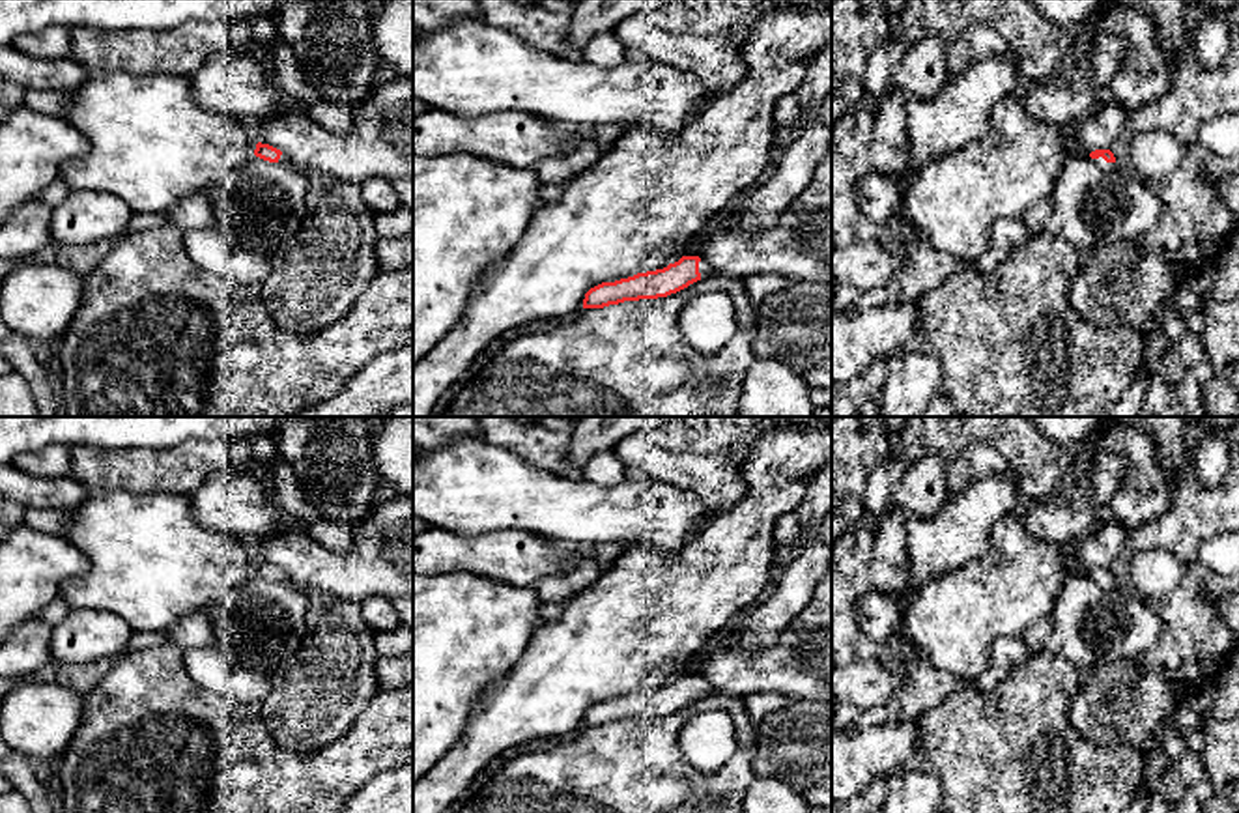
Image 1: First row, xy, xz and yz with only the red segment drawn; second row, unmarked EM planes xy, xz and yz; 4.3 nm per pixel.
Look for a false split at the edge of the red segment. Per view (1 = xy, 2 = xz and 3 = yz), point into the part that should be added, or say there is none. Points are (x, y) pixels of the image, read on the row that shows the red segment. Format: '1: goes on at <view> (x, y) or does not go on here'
1: goes on at xy (314, 178)
2: goes on at xz (705, 270)
3: goes on at yz (1109, 167)

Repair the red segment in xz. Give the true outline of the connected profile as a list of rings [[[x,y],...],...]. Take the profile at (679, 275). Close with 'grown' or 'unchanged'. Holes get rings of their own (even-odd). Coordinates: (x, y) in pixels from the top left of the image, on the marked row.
[[[682,256],[663,269],[637,273],[615,282],[602,282],[585,293],[583,308],[604,308],[624,301],[658,299],[716,275],[699,256]]]; grown

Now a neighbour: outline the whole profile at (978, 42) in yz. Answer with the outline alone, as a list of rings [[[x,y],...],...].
[[[987,24],[966,28],[955,41],[946,45],[946,64],[949,73],[959,73],[985,56],[1005,56],[1009,45]]]

